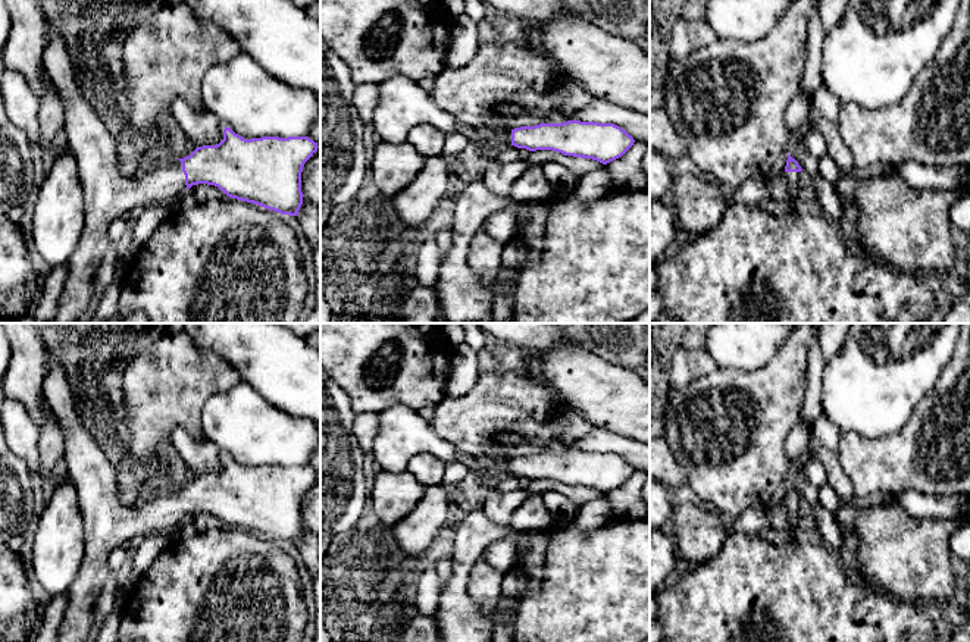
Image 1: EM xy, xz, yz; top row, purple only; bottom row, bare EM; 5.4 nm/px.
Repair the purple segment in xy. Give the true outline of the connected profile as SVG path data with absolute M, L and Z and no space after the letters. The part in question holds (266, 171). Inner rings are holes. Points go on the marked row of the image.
M46 19L47 46L44 66L65 109L68 147L78 165L84 198L84 231L66 263L68 279L63 295L50 323L79 323L90 297L97 269L113 257L113 242L107 229L115 219L131 214L137 207L168 204L197 184L215 185L228 197L253 203L281 214L297 216L303 204L301 172L304 163L317 151L317 143L309 137L262 137L245 140L231 128L216 145L197 147L190 156L166 165L150 166L143 175L122 176L118 170L116 140L94 106L81 93L73 66L62 35Z

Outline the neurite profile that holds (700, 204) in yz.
M700 173L676 175L672 197L682 231L691 235L717 228L728 209L728 198L720 185Z

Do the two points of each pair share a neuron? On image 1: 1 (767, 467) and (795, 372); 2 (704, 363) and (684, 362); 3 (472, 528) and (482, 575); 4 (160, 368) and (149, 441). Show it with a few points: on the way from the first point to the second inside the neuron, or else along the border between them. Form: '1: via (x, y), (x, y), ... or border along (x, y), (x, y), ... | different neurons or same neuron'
1: via (767, 444), (767, 401), (772, 395) | same neuron
2: via (700, 363), (688, 363) | same neuron
3: border along (481, 556), (471, 570), (468, 591) | different neurons
4: via (160, 385), (160, 391), (149, 413), (149, 423) | same neuron

